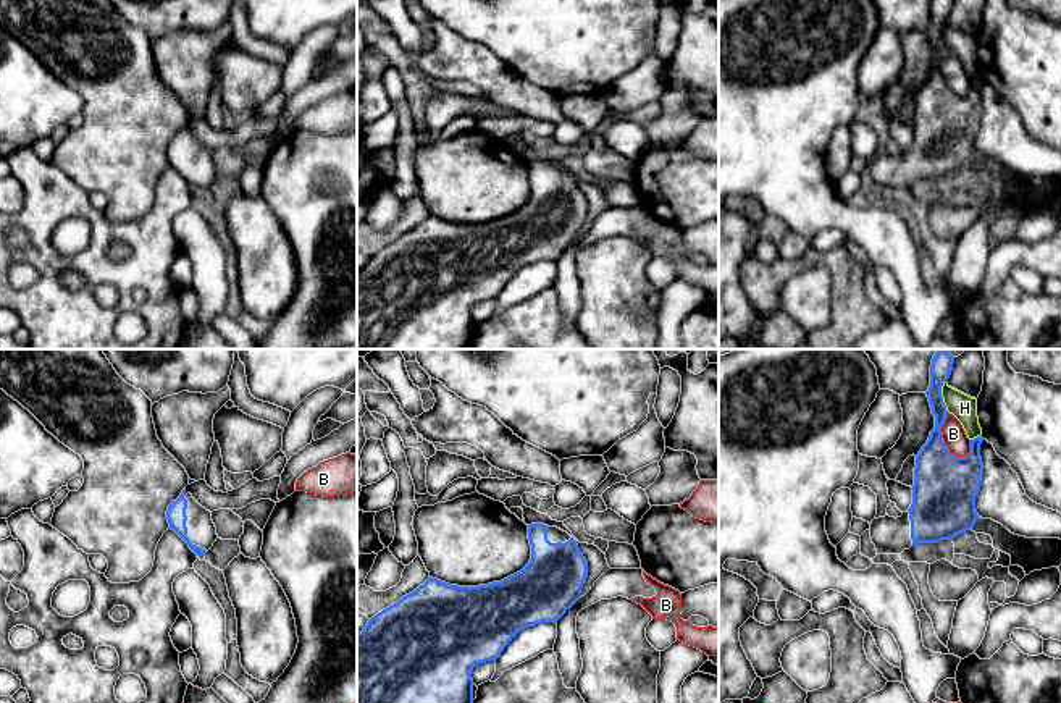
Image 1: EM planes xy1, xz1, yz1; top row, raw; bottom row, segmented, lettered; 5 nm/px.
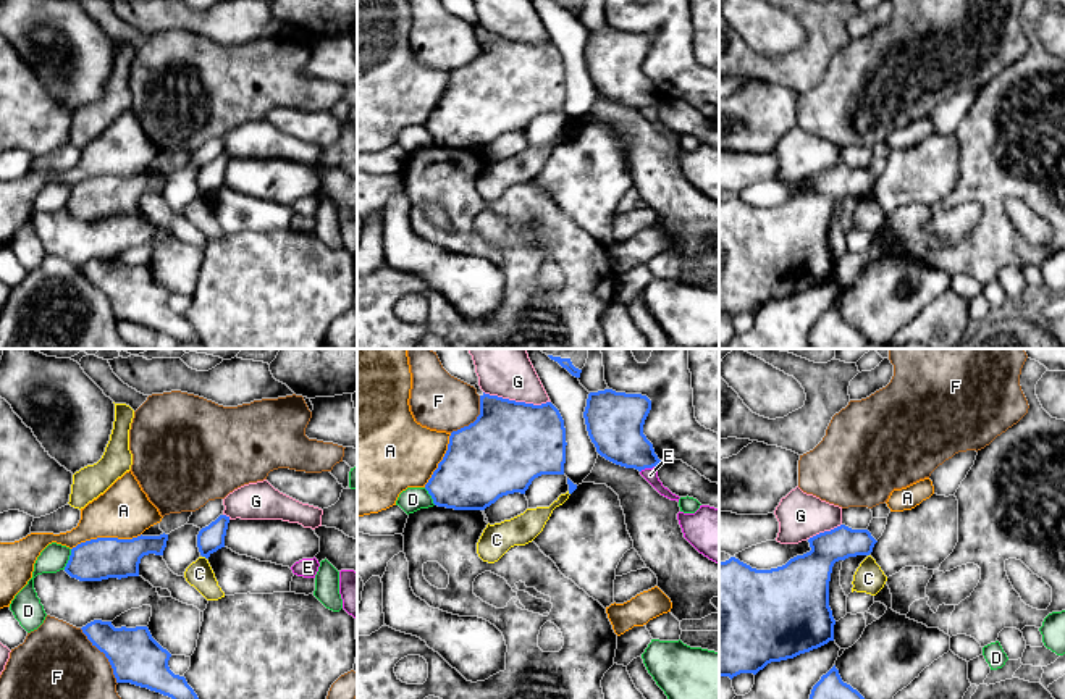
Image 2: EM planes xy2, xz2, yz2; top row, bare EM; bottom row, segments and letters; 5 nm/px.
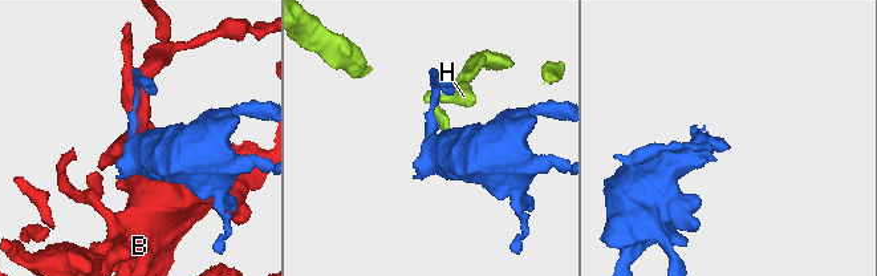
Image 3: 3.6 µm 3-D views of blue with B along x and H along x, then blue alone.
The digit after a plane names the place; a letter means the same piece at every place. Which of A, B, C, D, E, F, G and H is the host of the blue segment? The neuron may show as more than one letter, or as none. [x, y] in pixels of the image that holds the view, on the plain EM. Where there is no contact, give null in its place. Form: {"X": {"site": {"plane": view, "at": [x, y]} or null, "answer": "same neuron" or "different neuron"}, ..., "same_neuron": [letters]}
{"A": {"site": {"plane": "xy2", "at": [105, 176]}, "answer": "different neuron"}, "B": {"site": {"plane": "yz1", "at": [942, 78]}, "answer": "different neuron"}, "C": {"site": {"plane": "xy2", "at": [204, 194]}, "answer": "different neuron"}, "D": {"site": {"plane": "xy2", "at": [70, 197]}, "answer": "different neuron"}, "E": {"site": {"plane": "xz2", "at": [647, 105]}, "answer": "different neuron"}, "F": {"site": {"plane": "xy2", "at": [105, 294]}, "answer": "different neuron"}, "G": {"site": {"plane": "xz2", "at": [517, 41]}, "answer": "different neuron"}, "H": {"site": {"plane": "yz1", "at": [942, 34]}, "answer": "different neuron"}, "same_neuron": []}

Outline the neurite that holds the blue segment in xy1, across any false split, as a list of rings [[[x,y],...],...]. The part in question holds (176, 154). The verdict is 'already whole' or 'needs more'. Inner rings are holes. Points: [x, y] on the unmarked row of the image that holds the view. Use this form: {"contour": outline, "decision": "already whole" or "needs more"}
{"contour": [[[186,128],[168,144],[166,157],[170,166],[174,168],[197,194],[205,194],[218,176],[212,150],[202,145]]], "decision": "needs more"}

